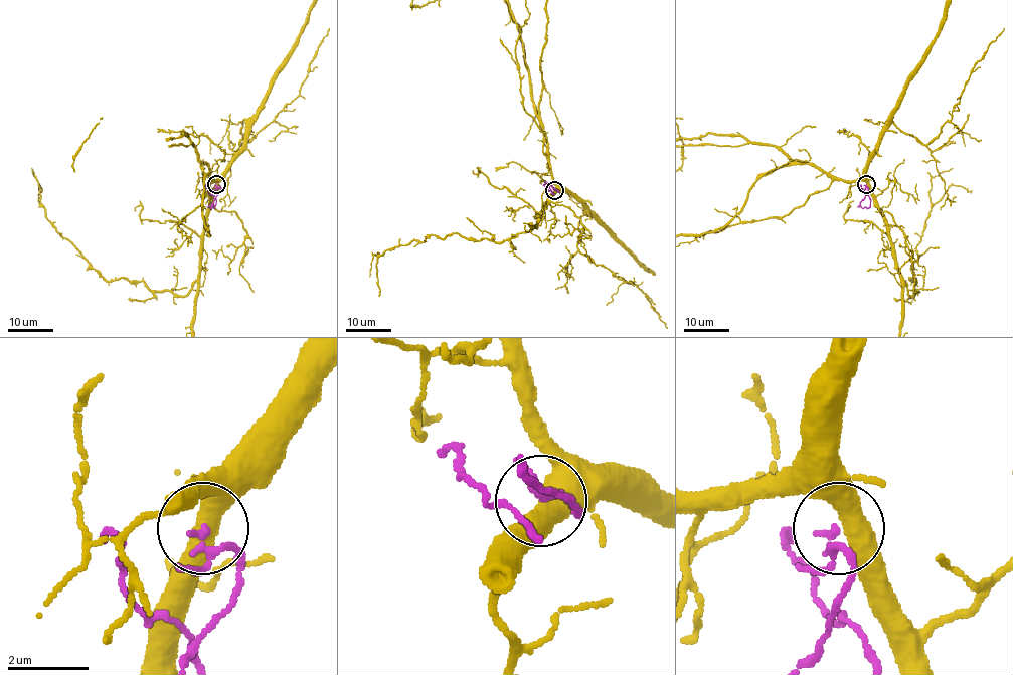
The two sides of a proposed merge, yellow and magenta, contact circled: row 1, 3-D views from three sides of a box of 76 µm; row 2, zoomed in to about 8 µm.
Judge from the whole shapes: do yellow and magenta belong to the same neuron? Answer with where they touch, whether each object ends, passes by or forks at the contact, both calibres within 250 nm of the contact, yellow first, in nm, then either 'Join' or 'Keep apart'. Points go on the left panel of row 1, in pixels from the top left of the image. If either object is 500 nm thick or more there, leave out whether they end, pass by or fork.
Place: (216, 184). Thickness 500 nm (yellow) against 150 nm. Keep apart

